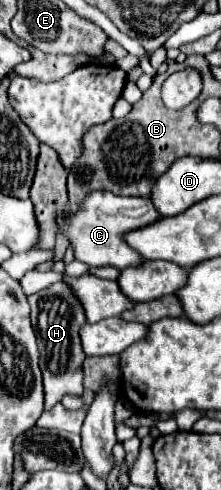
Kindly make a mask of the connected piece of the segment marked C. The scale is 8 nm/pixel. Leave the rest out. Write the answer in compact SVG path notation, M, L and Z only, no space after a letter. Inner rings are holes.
M94 191L84 199L76 215L62 213L58 217L58 227L68 235L76 251L76 259L88 263L90 267L110 265L122 271L126 267L136 267L138 263L144 263L144 257L138 255L128 243L124 243L124 233L152 225L158 219L162 219L162 215L156 211L150 199L120 197L110 191ZM68 217L72 217L72 221L68 221Z

